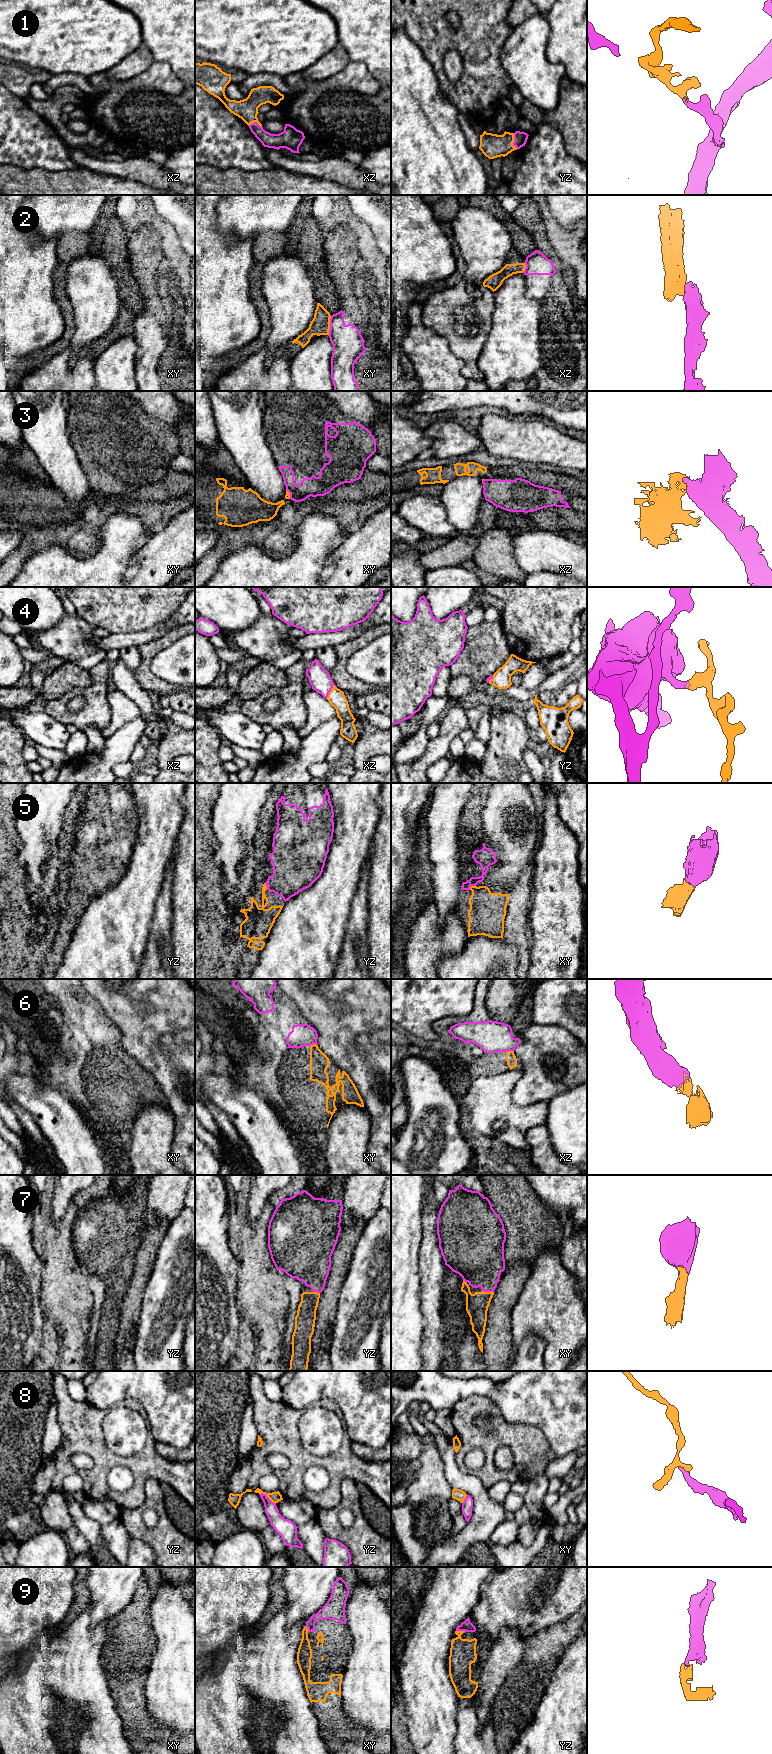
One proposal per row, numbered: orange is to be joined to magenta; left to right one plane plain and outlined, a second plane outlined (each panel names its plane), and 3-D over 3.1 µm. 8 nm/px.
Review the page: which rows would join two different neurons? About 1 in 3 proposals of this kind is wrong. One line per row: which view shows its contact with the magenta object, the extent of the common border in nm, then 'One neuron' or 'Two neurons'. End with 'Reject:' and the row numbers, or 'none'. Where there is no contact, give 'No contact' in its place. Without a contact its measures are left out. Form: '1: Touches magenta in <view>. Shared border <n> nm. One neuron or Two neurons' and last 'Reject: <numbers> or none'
1: Touches magenta in yz. Shared border 130 nm. One neuron
2: Touches magenta in xy. Shared border 160 nm. Two neurons
3: Touches magenta in xy. Shared border 90 nm. Two neurons
4: Touches magenta in xz. Shared border 140 nm. One neuron
5: Touches magenta in xy. Shared border 70 nm. One neuron
6: Touches magenta in xz. Shared border 70 nm. Two neurons
7: Touches magenta in xy. Shared border 100 nm. One neuron
8: Touches magenta in yz. Shared border 160 nm. Two neurons
9: Touches magenta in yz. Shared border 80 nm. One neuron
Reject: 2, 3, 6, 8

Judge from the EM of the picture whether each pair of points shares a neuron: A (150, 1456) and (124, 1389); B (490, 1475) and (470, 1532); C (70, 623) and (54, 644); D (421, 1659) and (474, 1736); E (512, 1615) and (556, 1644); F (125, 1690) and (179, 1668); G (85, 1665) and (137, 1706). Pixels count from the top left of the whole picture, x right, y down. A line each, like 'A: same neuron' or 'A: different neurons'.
A: different neurons
B: different neurons
C: same neuron
D: different neurons
E: different neurons
F: different neurons
G: different neurons

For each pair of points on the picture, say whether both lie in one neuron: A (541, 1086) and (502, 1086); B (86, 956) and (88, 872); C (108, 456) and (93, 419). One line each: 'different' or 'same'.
A: different
B: different
C: same

